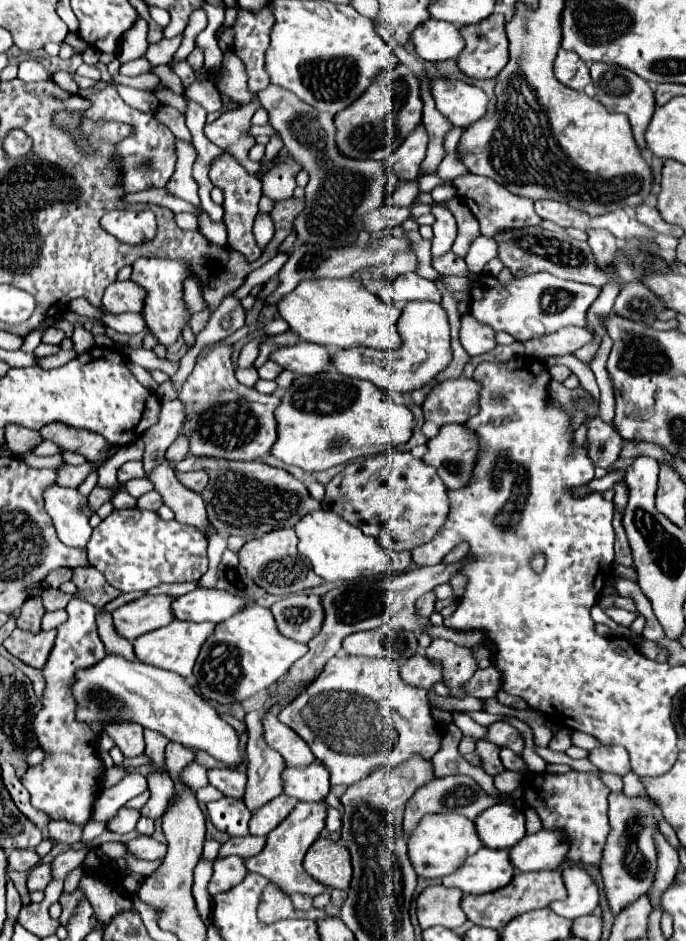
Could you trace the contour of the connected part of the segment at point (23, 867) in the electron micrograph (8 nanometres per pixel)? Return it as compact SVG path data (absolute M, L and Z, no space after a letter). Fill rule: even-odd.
M16 849L8 855L8 865L14 871L30 871L34 865L38 865L40 855L34 849Z

